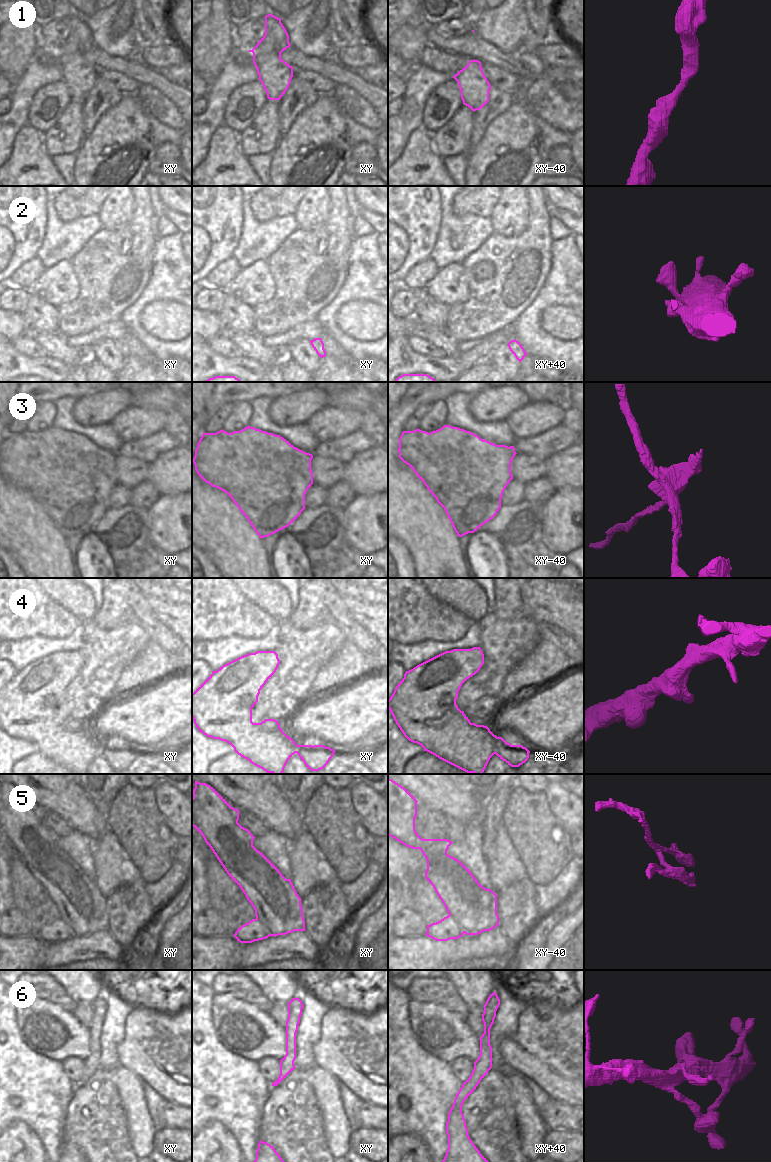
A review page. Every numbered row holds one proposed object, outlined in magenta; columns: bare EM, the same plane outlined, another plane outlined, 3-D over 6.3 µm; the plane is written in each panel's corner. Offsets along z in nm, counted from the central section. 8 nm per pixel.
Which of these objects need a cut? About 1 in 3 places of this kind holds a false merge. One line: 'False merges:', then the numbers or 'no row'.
False merges: 3, 5

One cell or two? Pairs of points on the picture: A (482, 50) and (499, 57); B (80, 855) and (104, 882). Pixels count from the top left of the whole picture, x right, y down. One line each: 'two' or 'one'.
A: one
B: two

